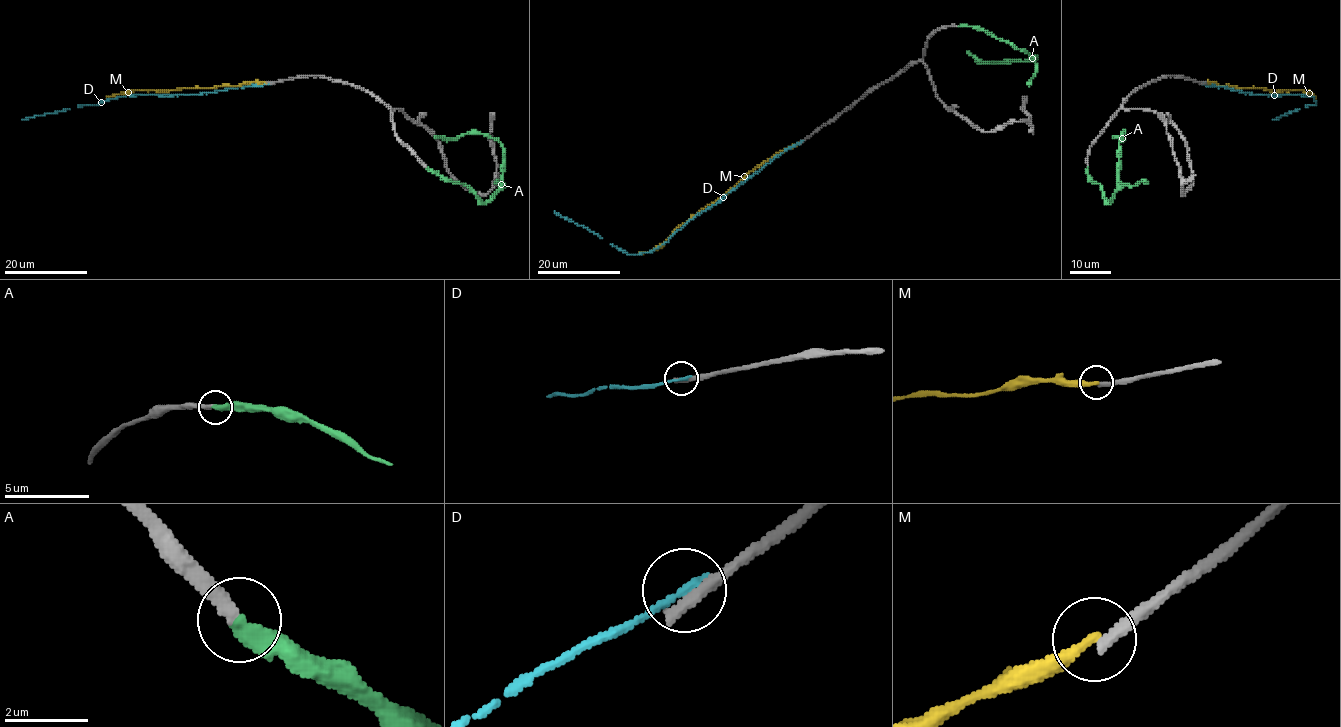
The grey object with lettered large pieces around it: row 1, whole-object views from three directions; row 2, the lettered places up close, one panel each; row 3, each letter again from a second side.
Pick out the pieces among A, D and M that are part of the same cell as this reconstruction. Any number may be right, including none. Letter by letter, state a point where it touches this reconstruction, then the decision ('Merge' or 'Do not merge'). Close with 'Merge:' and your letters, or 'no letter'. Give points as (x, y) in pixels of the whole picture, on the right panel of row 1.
A: Touches grey at (1087, 167). Merge
D: Touches grey at (1202, 82). Do not merge
M: Touches grey at (1204, 82). Do not merge
Merge: A

